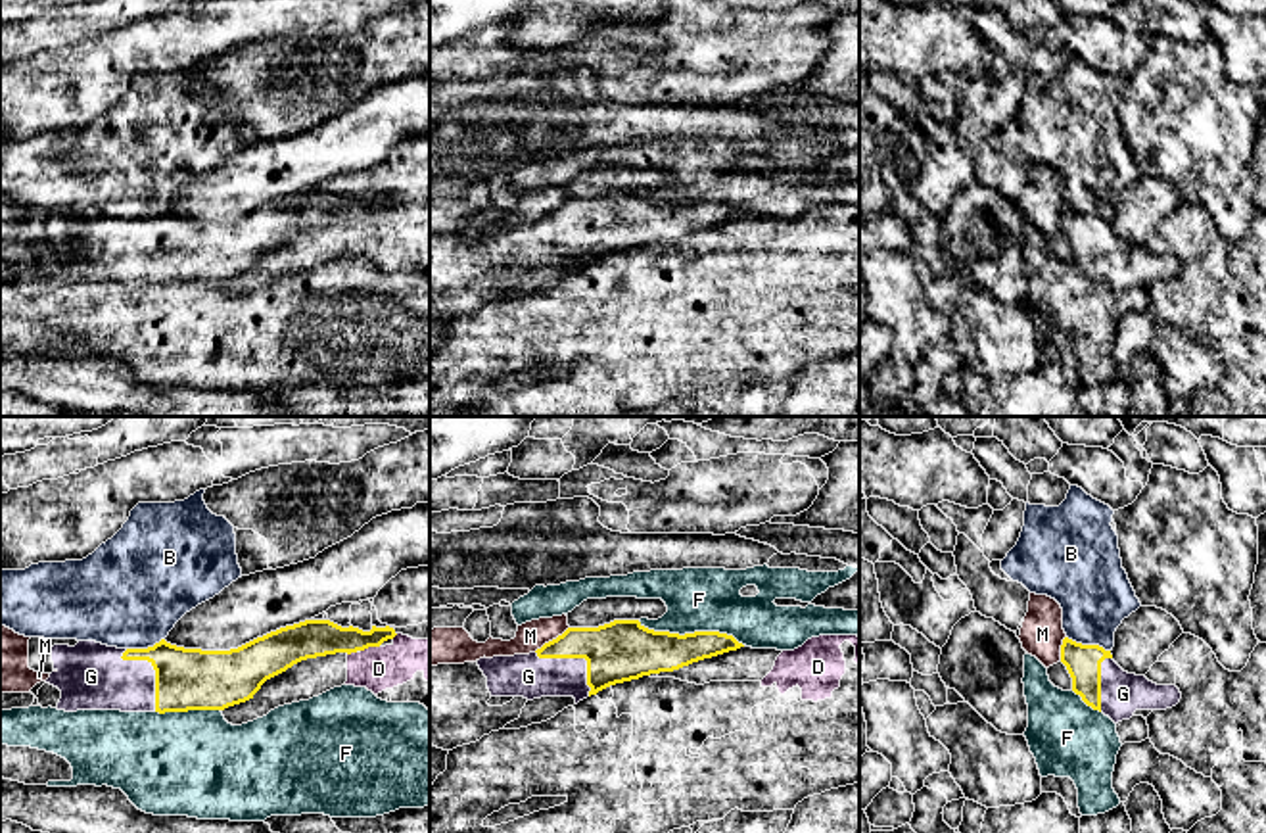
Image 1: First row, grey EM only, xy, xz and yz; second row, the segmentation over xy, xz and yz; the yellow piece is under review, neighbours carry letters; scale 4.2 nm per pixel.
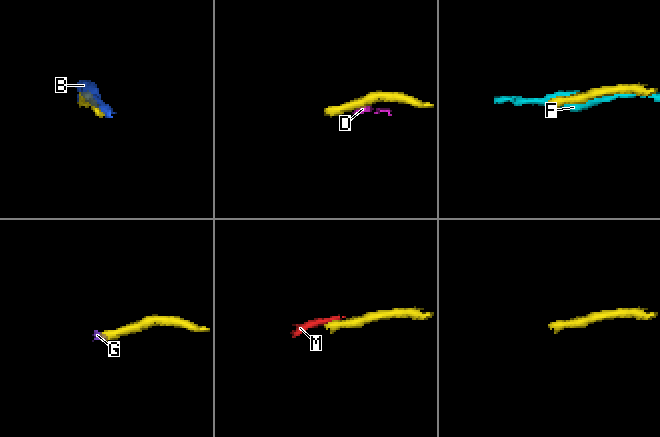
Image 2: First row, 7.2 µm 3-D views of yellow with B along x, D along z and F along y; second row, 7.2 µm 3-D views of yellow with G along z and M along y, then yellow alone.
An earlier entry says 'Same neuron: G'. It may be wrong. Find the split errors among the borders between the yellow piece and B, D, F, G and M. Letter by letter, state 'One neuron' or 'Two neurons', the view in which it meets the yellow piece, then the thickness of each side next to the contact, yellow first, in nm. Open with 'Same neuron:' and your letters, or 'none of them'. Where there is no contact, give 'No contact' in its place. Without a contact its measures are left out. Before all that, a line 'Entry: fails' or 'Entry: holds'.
Entry: holds
Same neuron: G
B: Two neurons. Touches yellow in yz. Thickness 140 nm (yellow) against 300 nm
D: Two neurons. Touches yellow in xy. Thickness 160 nm (yellow) against 190 nm
F: Two neurons. Touches yellow in xz. Thickness 220 nm (yellow) against 280 nm
G: One neuron. Touches yellow in xz. Thickness 260 nm (yellow) against 180 nm
M: Two neurons. Touches yellow in xz. Thickness 220 nm (yellow) against 120 nm

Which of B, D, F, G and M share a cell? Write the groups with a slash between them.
B / D / F / G / M

